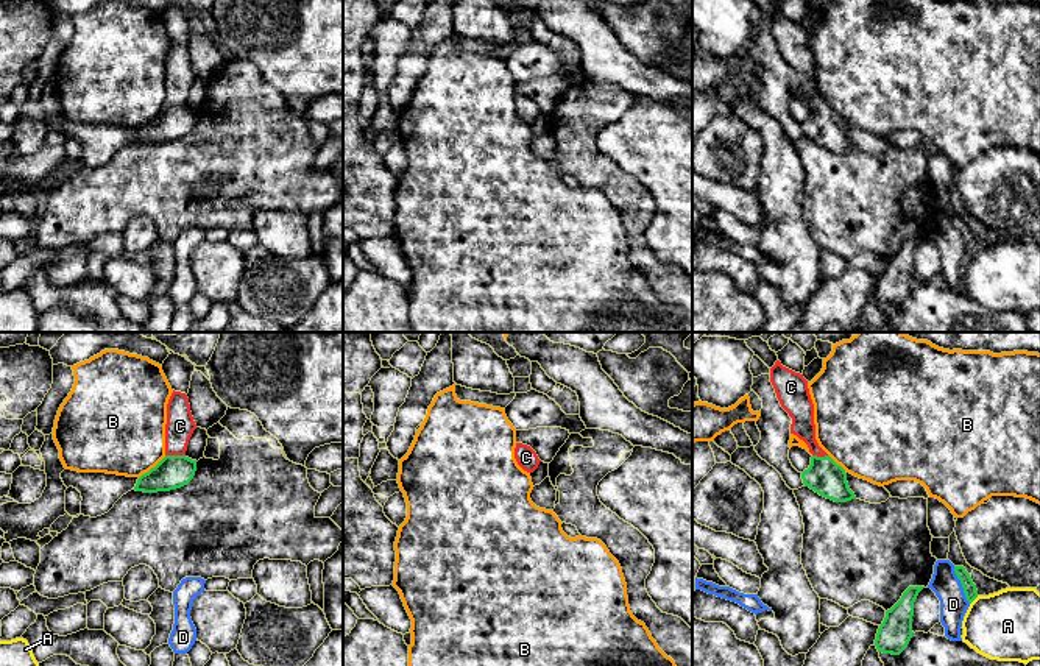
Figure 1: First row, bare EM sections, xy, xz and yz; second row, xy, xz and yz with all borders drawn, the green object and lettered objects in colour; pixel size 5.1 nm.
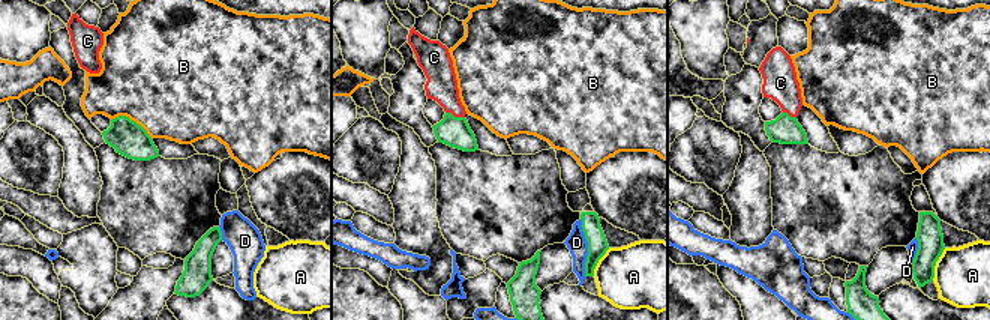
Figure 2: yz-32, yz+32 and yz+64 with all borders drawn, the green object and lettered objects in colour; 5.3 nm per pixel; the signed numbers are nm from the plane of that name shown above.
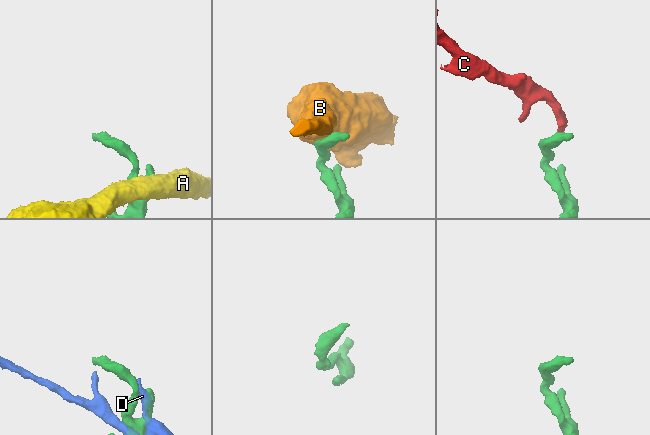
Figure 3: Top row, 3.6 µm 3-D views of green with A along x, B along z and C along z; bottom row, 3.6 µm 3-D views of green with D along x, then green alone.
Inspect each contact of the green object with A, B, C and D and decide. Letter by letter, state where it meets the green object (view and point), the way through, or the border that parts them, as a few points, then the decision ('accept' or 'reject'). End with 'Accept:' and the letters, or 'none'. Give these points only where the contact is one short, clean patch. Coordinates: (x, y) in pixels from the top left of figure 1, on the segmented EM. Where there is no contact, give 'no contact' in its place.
A: yz (973, 599) | along yz (978, 596), (970, 604) | reject
B: xy (152, 468) | reject
C: xy (175, 456) | across xy (173, 471), (175, 456), (180, 426) | accept
D: yz (962, 585) | reject
Accept: C

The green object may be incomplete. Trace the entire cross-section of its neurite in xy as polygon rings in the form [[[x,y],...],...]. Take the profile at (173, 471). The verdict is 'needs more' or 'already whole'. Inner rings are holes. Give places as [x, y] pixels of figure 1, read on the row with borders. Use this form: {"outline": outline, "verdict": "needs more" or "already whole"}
{"outline": [[[173,390],[167,404],[165,457],[137,479],[136,491],[170,491],[193,479],[196,460],[189,459],[186,451],[195,429],[187,395]]], "verdict": "needs more"}

